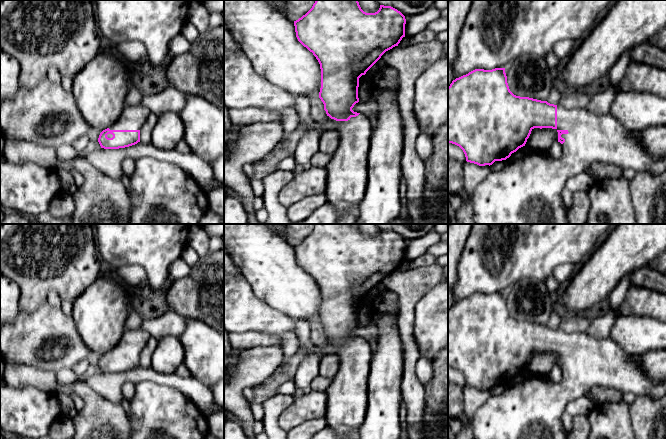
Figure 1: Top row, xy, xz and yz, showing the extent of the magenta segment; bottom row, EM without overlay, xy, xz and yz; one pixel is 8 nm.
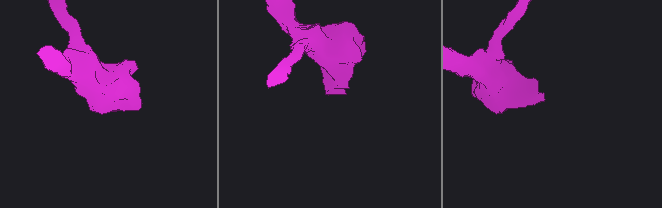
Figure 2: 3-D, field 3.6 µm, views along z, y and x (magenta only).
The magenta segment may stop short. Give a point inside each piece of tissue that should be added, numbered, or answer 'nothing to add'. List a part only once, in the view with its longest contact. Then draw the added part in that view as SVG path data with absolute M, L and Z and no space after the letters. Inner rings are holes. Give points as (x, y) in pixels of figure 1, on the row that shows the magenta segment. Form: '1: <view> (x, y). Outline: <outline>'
1: yz (526, 191). Outline: M557 105L557 130L569 132L561 135L565 142L562 144L560 158L553 159L544 151L531 151L518 160L510 160L499 171L490 171L476 186L472 196L473 218L476 224L569 224L561 191L570 177L584 172L587 167L604 162L616 164L622 169L631 168L635 172L652 174L660 174L666 169L666 158L654 159L641 139L610 113L596 115L586 108L568 109Z

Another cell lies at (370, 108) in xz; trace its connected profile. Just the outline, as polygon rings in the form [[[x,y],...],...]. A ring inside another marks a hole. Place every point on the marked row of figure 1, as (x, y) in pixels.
[[[372,98],[368,102],[358,102],[352,108],[354,112],[365,114],[366,116],[377,118],[379,114],[378,102]]]

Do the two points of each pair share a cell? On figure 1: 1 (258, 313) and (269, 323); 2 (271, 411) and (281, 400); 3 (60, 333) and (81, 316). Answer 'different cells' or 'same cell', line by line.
1: same cell
2: same cell
3: different cells

